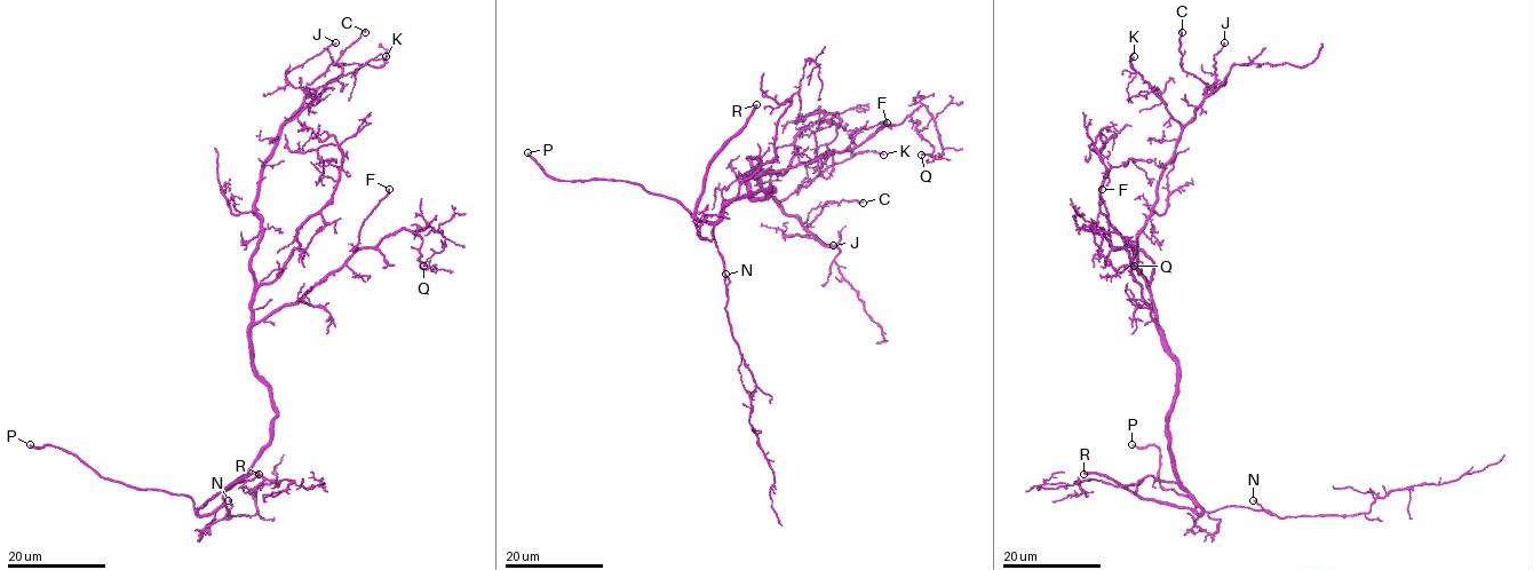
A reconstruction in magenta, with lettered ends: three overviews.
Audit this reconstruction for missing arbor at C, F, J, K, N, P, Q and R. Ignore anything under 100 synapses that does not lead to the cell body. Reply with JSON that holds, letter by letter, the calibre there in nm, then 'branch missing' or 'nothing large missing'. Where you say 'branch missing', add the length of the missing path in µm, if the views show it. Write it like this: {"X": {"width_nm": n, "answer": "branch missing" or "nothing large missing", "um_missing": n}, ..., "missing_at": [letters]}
{"C": {"width_nm": 160, "answer": "nothing large missing"}, "F": {"width_nm": 180, "answer": "nothing large missing"}, "J": {"width_nm": 140, "answer": "nothing large missing"}, "K": {"width_nm": 110, "answer": "nothing large missing"}, "N": {"width_nm": 150, "answer": "nothing large missing"}, "P": {"width_nm": 200, "answer": "branch missing", "um_missing": 9}, "Q": {"width_nm": 160, "answer": "nothing large missing"}, "R": {"width_nm": 360, "answer": "branch missing", "um_missing": 170}, "missing_at": ["P", "R"]}

